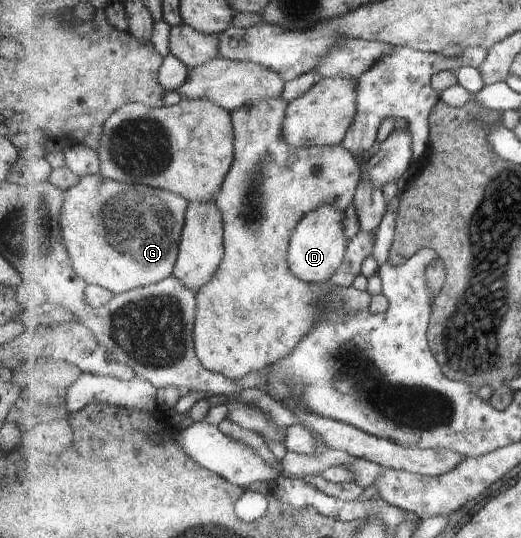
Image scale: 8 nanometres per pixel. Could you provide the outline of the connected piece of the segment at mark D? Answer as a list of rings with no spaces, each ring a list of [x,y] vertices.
[[[321,205],[297,225],[293,232],[291,241],[289,241],[289,250],[287,253],[287,263],[293,275],[305,283],[325,283],[330,282],[333,275],[337,274],[337,269],[341,267],[345,253],[348,251],[347,235],[343,227],[343,219],[346,213],[341,211],[335,205]]]

